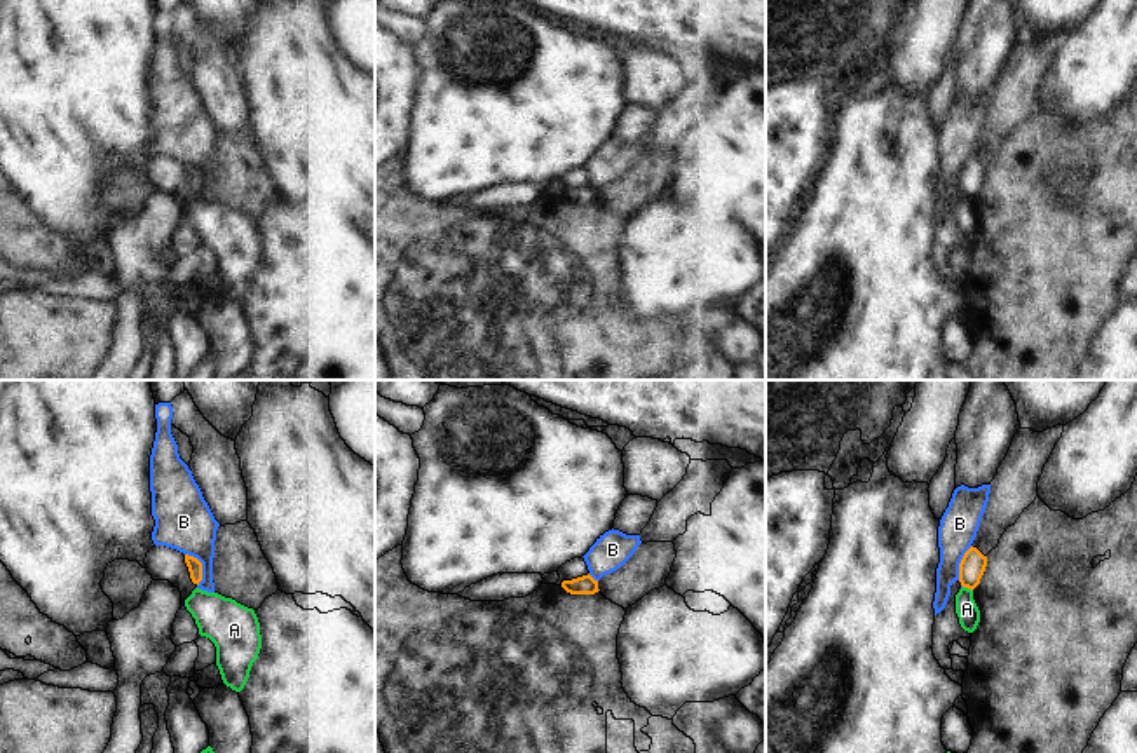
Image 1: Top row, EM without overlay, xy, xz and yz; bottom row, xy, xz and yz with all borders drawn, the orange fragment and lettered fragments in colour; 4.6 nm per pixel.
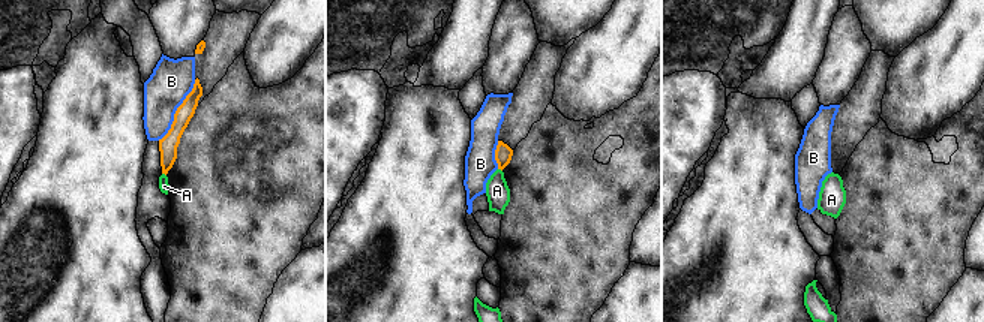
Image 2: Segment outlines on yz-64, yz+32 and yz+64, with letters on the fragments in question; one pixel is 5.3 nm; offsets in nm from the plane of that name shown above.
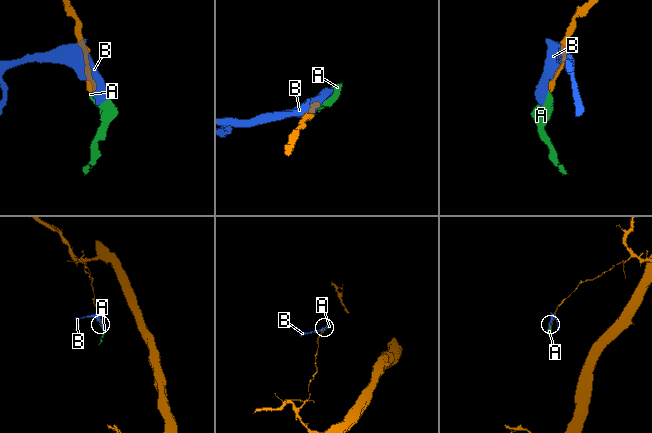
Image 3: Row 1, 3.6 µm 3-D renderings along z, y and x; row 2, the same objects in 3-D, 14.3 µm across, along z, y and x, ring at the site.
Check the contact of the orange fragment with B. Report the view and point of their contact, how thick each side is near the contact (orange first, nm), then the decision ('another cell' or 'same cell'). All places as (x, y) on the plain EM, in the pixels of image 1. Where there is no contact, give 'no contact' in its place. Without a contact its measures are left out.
meets orange in xy at (201, 176); 70 nm thick on the orange side, 260 nm on the other; another cell

